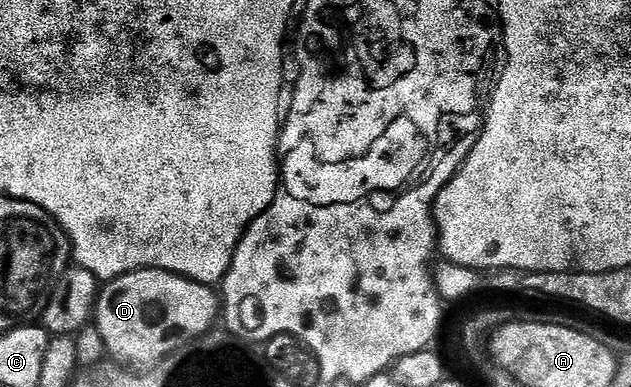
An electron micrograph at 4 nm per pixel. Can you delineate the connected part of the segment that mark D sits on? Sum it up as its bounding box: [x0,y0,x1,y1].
[96,269,220,369]

